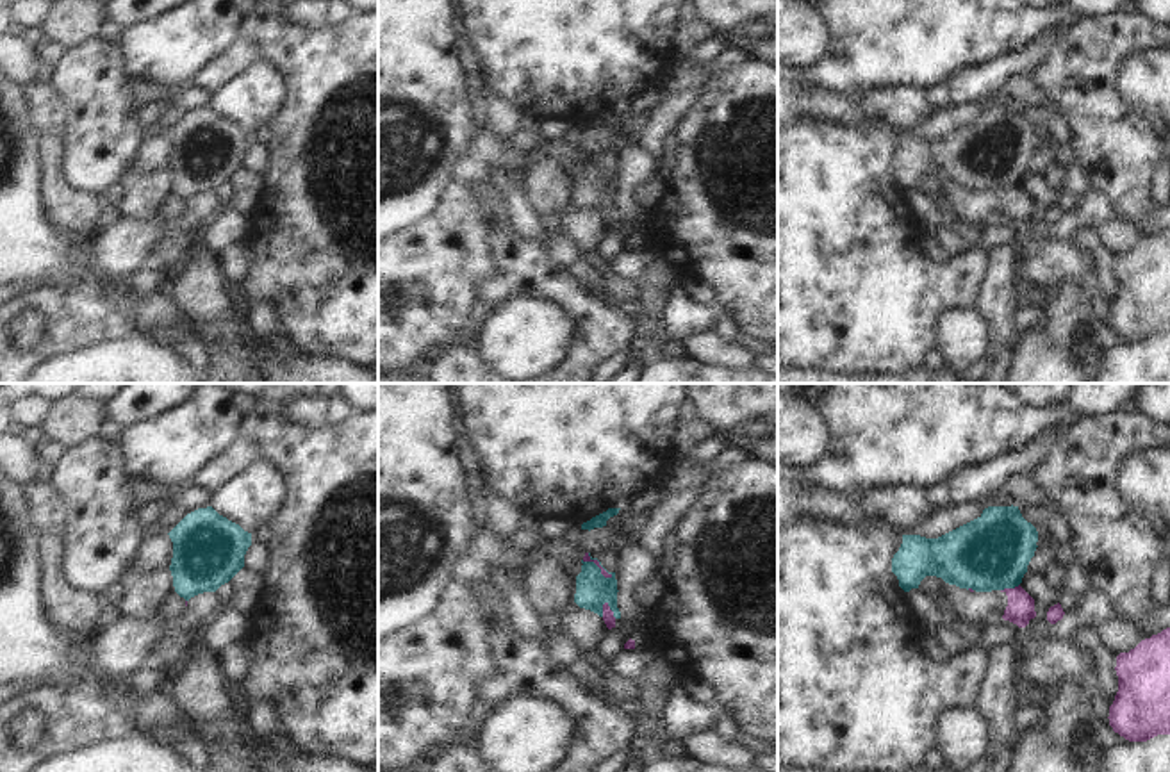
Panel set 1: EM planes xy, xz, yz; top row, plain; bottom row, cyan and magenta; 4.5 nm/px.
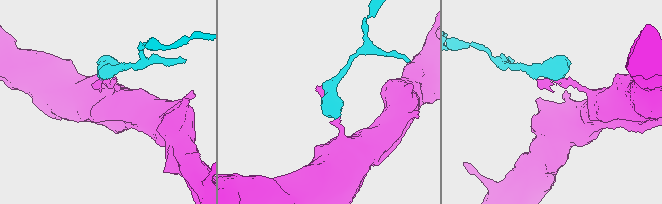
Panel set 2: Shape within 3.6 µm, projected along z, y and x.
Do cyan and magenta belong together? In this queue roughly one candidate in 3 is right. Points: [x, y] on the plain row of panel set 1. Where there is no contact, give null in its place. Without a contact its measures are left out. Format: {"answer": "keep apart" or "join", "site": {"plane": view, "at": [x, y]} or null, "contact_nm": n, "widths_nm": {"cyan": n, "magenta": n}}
{"answer": "keep apart", "site": {"plane": "xz", "at": [610, 209]}, "contact_nm": 90, "widths_nm": {"cyan": 160, "magenta": 50}}

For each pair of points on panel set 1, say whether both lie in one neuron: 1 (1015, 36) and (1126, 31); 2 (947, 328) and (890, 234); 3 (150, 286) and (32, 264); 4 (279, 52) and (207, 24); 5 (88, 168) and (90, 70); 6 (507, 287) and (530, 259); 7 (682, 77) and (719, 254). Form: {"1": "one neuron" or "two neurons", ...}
{"1": "two neurons", "2": "two neurons", "3": "two neurons", "4": "two neurons", "5": "one neuron", "6": "one neuron", "7": "two neurons"}

